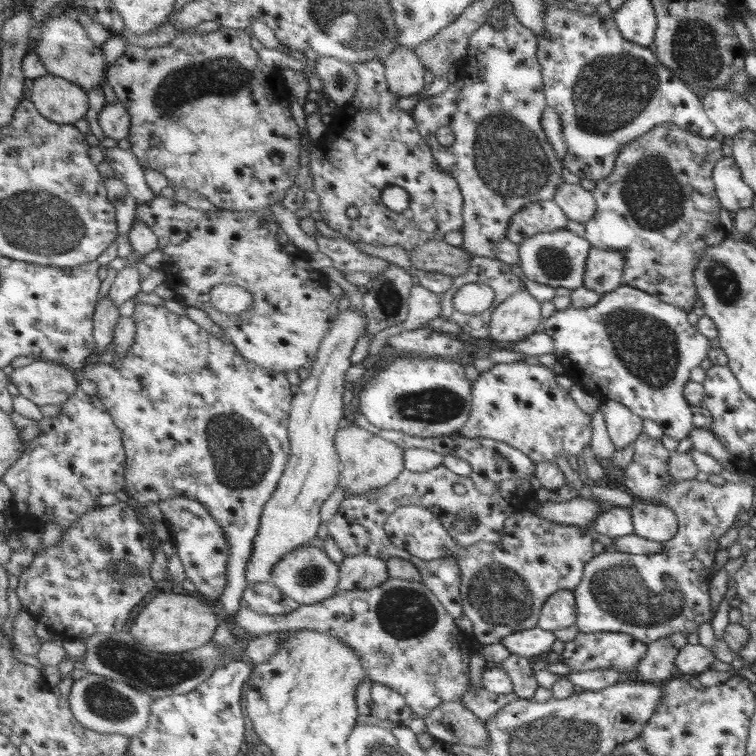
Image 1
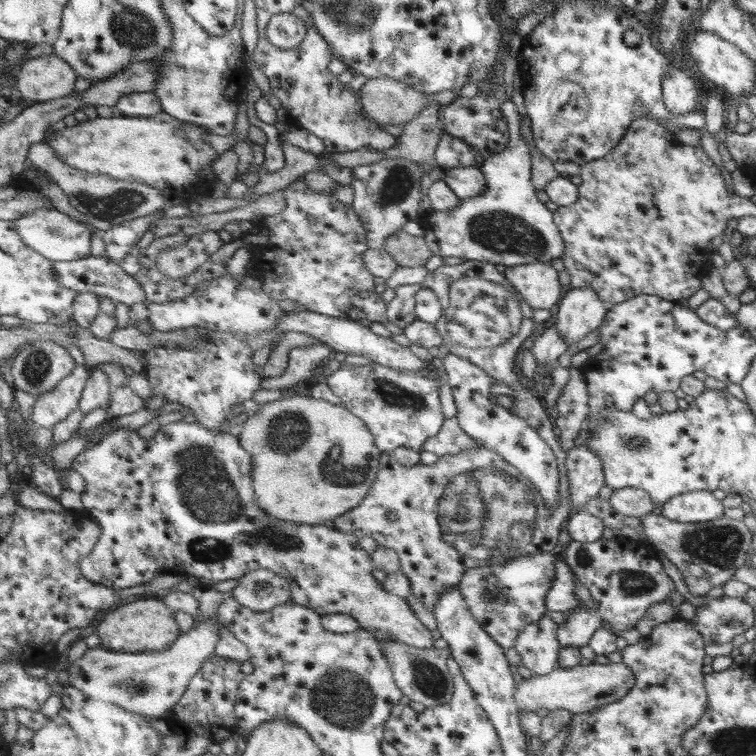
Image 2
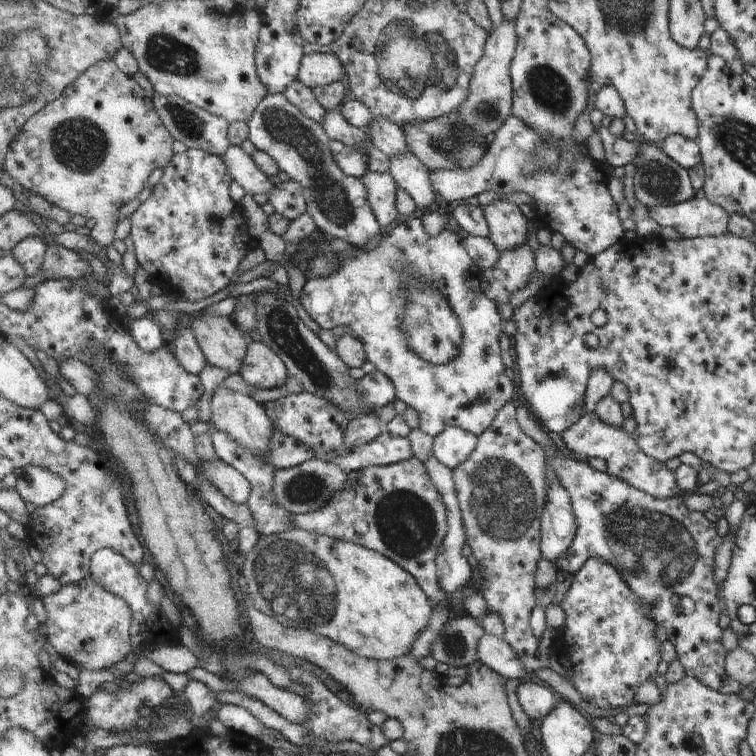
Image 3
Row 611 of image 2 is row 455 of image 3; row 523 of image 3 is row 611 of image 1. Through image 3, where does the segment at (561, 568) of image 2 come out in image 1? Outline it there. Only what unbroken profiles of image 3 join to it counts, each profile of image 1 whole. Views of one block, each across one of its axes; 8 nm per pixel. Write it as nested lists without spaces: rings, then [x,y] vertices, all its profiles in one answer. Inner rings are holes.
[[[639,433],[632,442],[633,456],[631,464],[624,470],[624,477],[619,480],[623,490],[636,501],[657,500],[667,509],[675,513],[677,530],[669,539],[661,543],[663,550],[655,554],[631,554],[618,550],[609,550],[595,554],[584,566],[583,578],[579,585],[572,590],[575,602],[575,623],[578,632],[617,632],[629,634],[635,640],[647,644],[648,641],[657,641],[675,631],[696,633],[699,625],[709,622],[713,617],[708,594],[708,582],[711,578],[709,571],[713,562],[713,556],[717,548],[717,538],[723,536],[729,530],[743,512],[751,513],[755,503],[755,490],[750,487],[753,484],[753,476],[746,474],[745,480],[738,484],[724,483],[721,486],[713,486],[709,482],[698,482],[694,478],[679,483],[669,483],[666,476],[668,451],[661,445],[659,439],[653,439]]]

